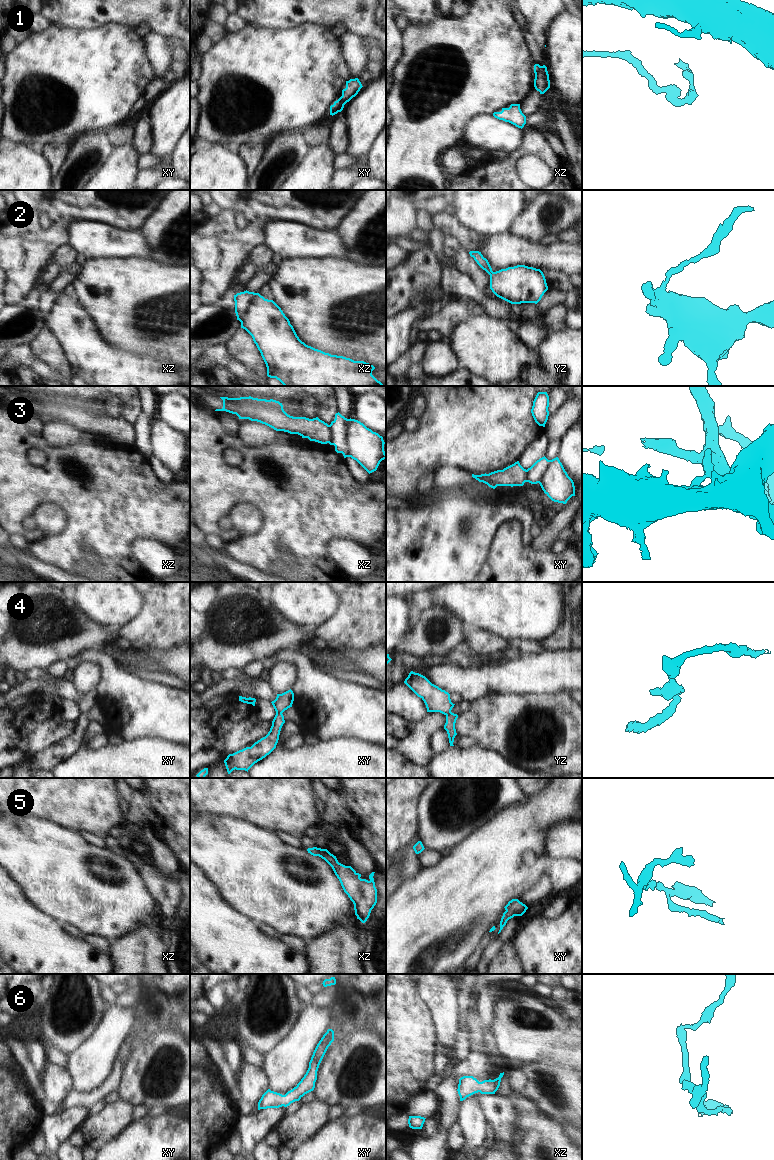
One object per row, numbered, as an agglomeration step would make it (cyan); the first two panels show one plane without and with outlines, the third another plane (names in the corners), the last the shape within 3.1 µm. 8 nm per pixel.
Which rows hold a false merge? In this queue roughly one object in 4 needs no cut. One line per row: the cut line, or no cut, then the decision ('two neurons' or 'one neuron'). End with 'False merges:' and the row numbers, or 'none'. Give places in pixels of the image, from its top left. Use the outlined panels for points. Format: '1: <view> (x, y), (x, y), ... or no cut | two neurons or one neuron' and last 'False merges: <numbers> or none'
1: xy (339, 98), (344, 104) | two neurons
2: xz (258, 293), (252, 299), (246, 313), (239, 320) | two neurons
3: xz (328, 425), (330, 433), (329, 442) | two neurons
4: xy (281, 712), (276, 714) | two neurons
5: no cut | one neuron
6: no cut | one neuron
False merges: 1, 2, 3, 4

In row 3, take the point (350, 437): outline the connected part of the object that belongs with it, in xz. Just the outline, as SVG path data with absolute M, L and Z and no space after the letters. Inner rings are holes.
M338 412L329 425L329 431L331 433L329 444L335 446L335 451L342 453L344 458L351 457L356 460L369 474L376 471L380 462L386 459L383 437L358 420L347 419Z

